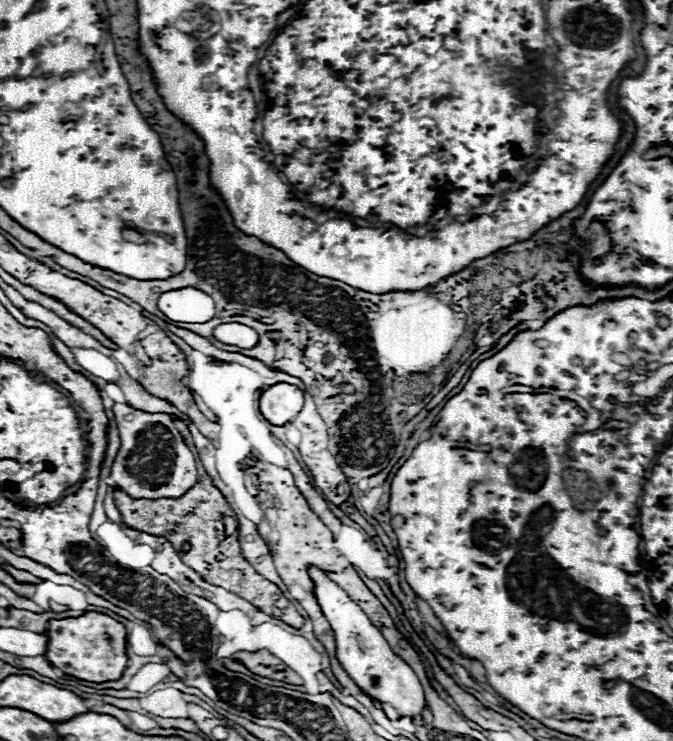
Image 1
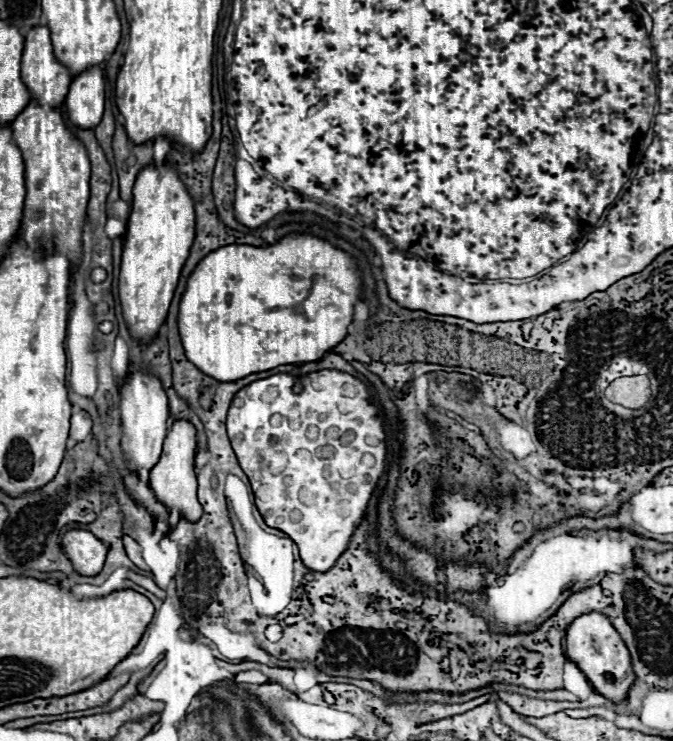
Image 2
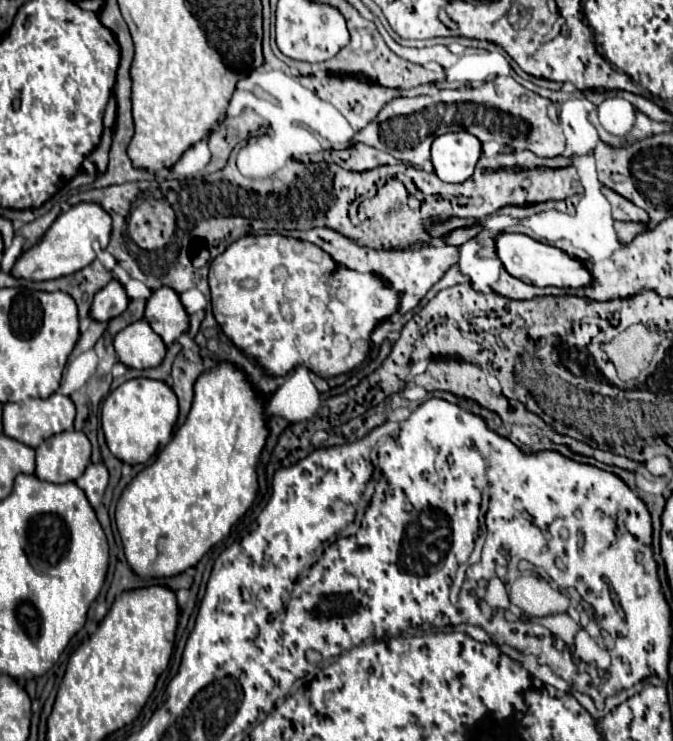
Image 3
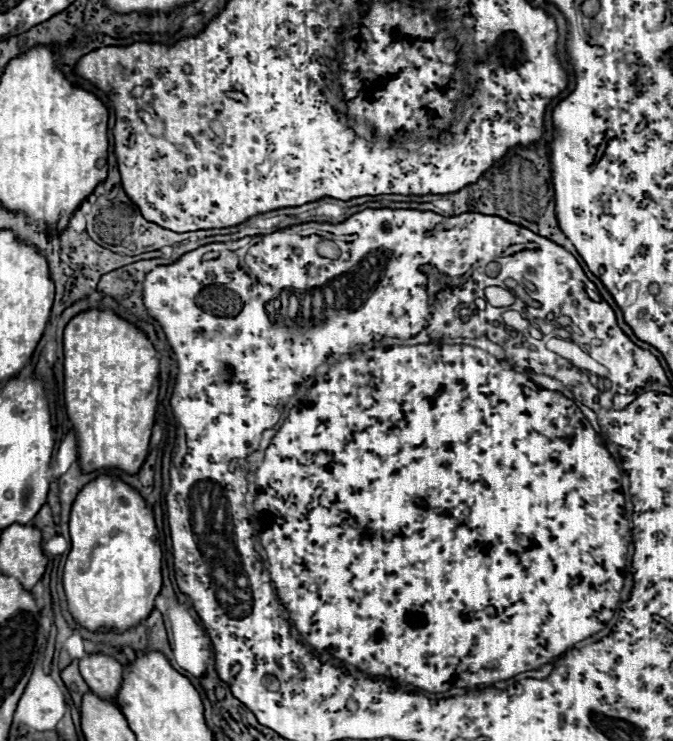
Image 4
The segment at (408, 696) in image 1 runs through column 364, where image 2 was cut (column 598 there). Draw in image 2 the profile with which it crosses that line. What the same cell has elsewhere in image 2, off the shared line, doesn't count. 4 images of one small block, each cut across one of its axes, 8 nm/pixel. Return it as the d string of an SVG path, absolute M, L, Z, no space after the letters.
M584 614L576 618L566 632L566 644L568 658L584 672L584 676L598 694L608 698L612 704L620 704L628 698L628 690L636 682L630 652L626 650L620 634L614 630L604 614Z

